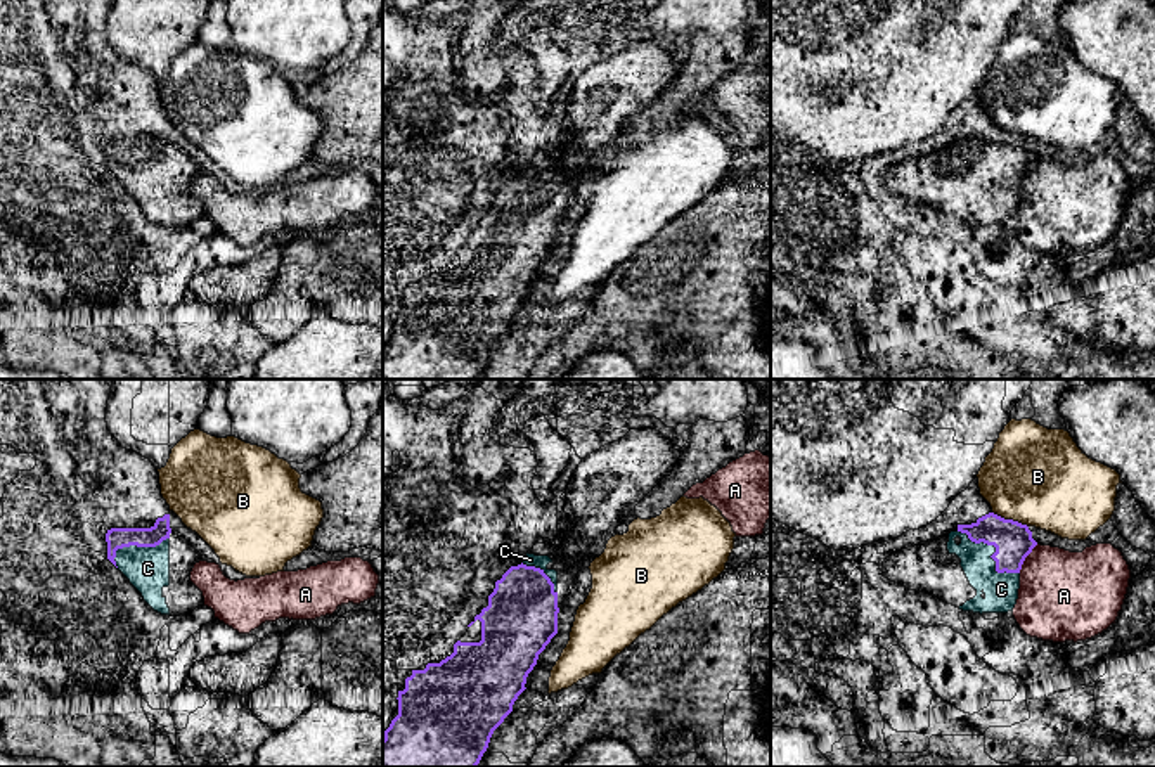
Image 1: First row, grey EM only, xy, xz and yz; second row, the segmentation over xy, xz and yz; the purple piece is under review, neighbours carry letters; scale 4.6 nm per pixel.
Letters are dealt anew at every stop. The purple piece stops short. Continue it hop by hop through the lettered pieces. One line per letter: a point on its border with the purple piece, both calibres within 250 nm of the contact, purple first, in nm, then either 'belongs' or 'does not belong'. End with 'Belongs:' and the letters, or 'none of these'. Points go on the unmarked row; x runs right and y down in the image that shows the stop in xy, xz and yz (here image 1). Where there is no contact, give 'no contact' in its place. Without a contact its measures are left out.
A: meets purple in yz at (1025, 168); 180 nm thick on the purple side, 400 nm on the other; does not belong
B: meets purple in yz at (1010, 132); 180 nm thick on the purple side, 460 nm on the other; does not belong
C: meets purple in yz at (994, 165); 180 nm thick on the purple side, 160 nm on the other; belongs
Belongs: C

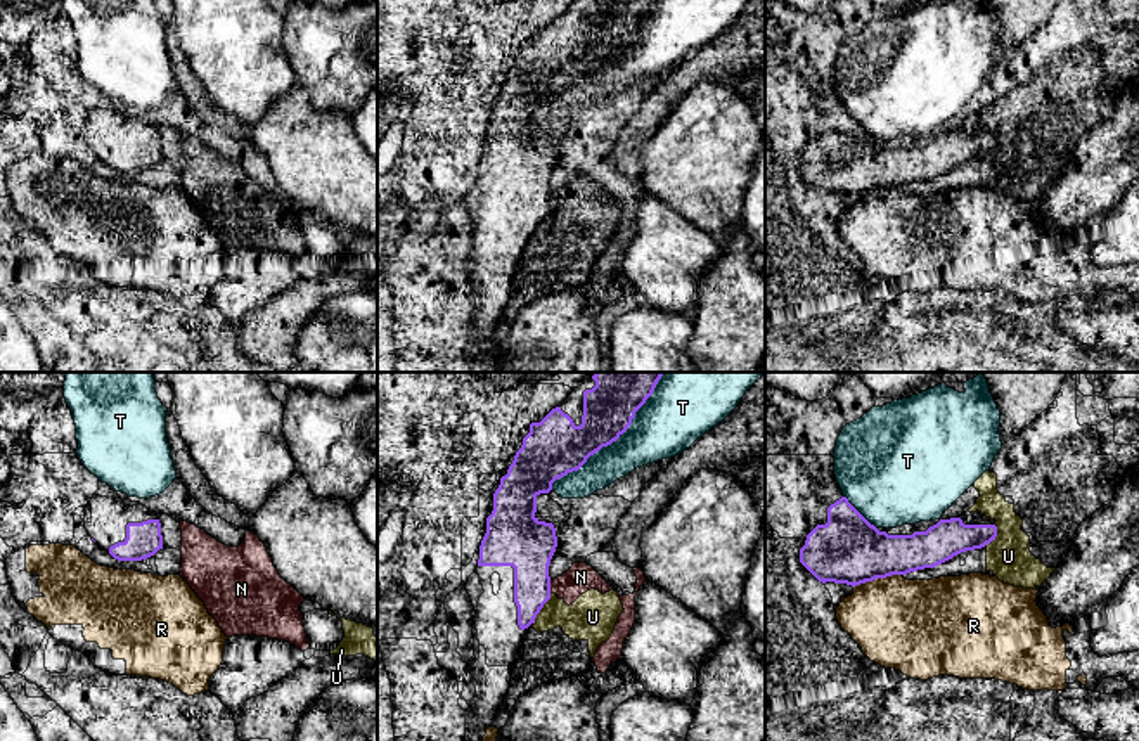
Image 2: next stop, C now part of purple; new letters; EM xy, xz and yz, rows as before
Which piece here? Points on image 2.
N: meets purple in xz at (549, 198); 260 nm thick on the purple side, 140 nm on the other; does not belong
R: meets purple in yz at (876, 189); 320 nm thick on the purple side, 420 nm on the other; does not belong
T: meets purple in xz at (606, 57); 280 nm thick on the purple side, 260 nm on the other; does not belong
U: meets purple in xz at (542, 219); 200 nm thick on the purple side, 220 nm on the other; does not belong
Belongs: none of these

